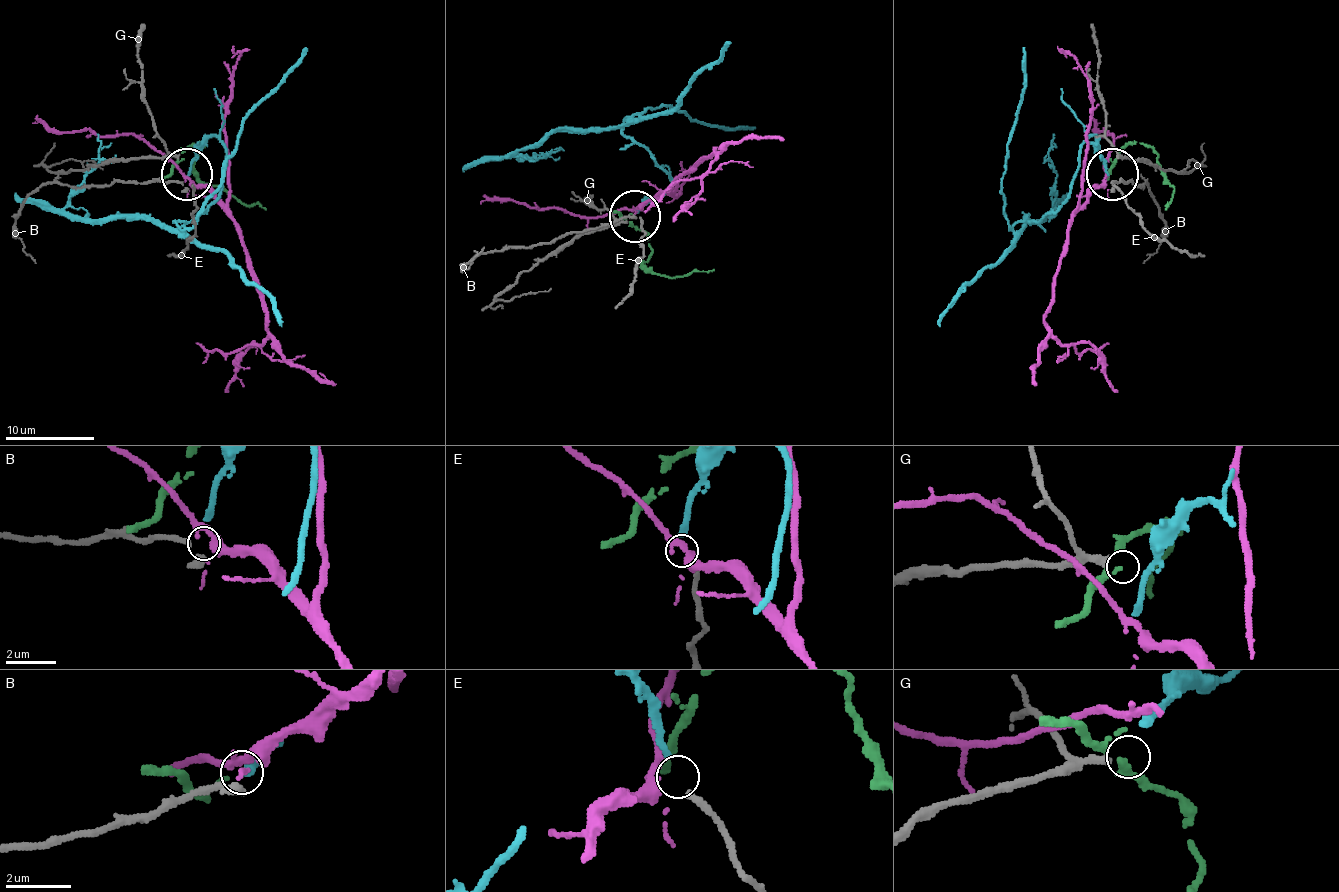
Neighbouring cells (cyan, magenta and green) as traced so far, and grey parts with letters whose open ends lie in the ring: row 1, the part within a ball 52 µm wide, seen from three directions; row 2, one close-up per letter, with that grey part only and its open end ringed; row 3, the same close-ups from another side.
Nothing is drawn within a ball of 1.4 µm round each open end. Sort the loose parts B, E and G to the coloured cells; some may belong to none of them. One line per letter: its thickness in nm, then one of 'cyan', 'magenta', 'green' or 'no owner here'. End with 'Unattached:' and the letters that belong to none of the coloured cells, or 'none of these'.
B: 320 nm | magenta
E: 180 nm | cyan
G: 280 nm | no owner here
Unattached: G

